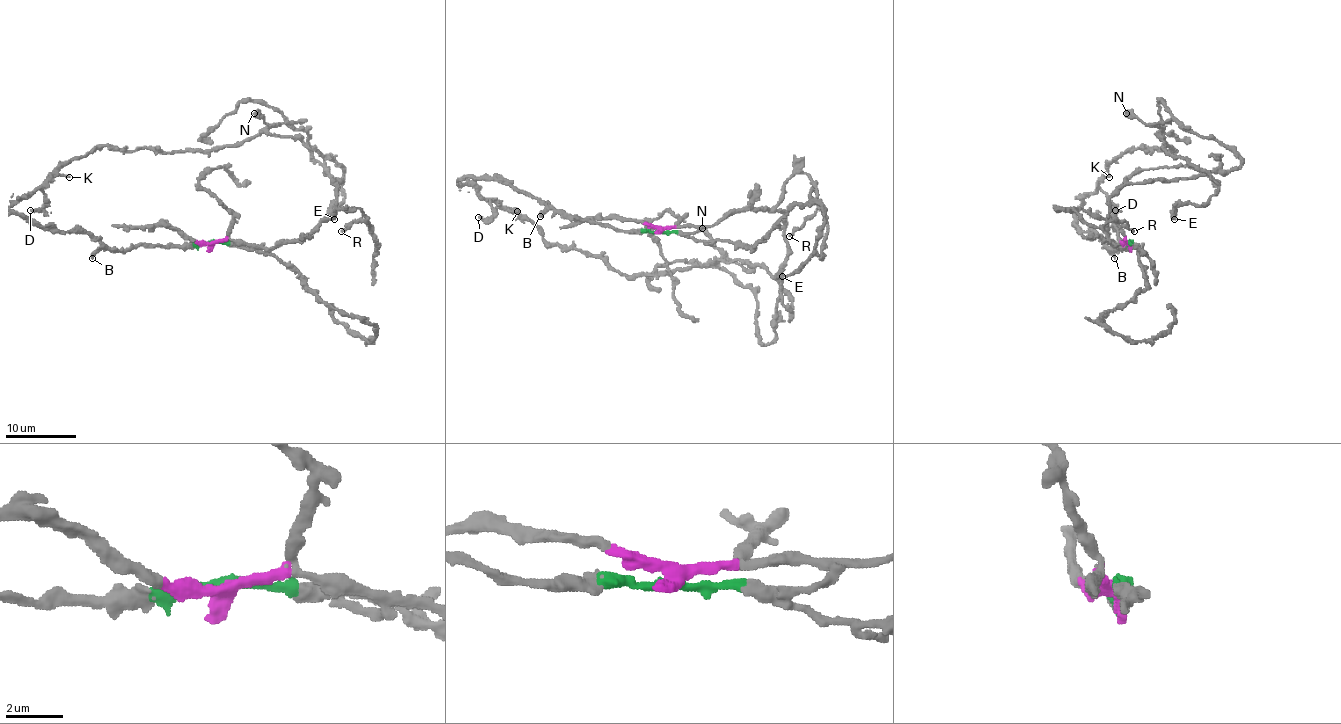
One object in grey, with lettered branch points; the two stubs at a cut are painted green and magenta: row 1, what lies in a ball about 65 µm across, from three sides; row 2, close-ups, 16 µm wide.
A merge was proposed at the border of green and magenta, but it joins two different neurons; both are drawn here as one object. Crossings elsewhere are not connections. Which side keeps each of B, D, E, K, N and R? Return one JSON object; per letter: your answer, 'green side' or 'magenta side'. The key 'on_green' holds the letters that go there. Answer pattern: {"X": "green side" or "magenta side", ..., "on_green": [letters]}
{"B": "green side", "D": "green side", "E": "green side", "K": "green side", "N": "green side", "R": "magenta side", "on_green": ["B", "D", "E", "K", "N"]}

